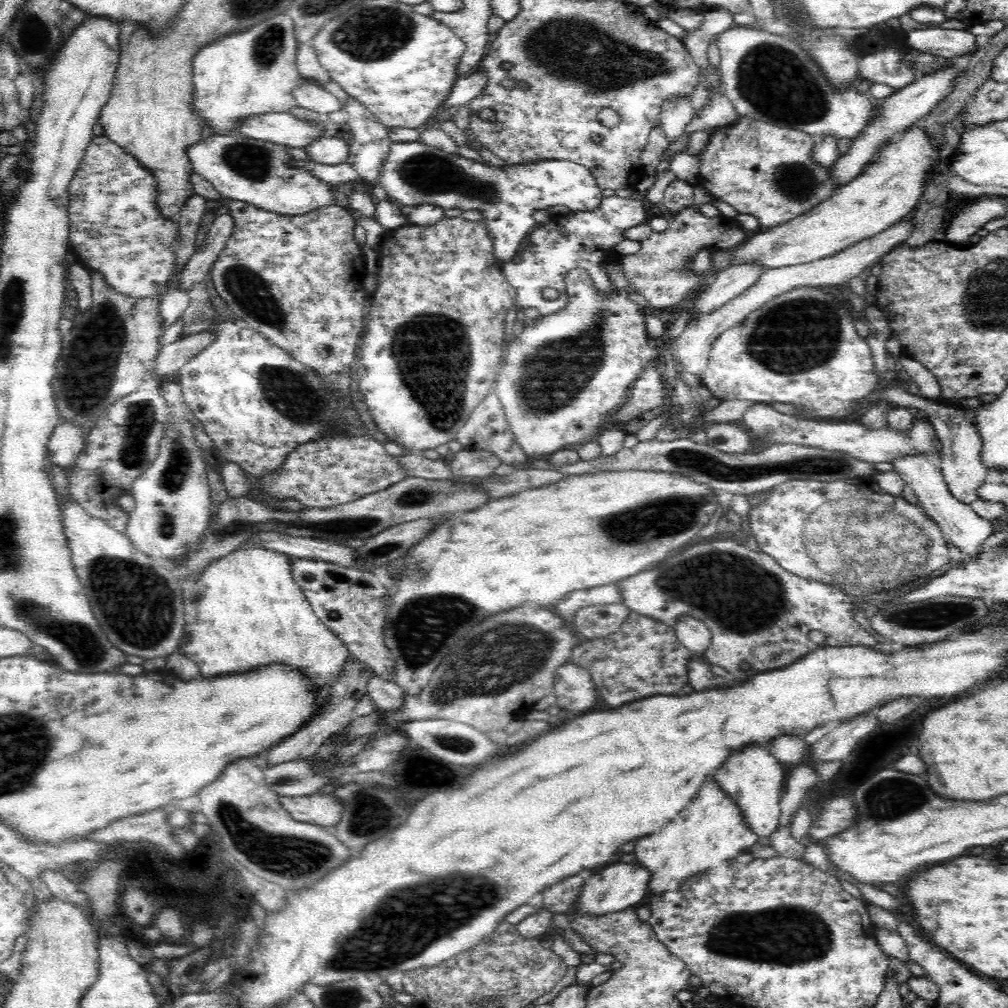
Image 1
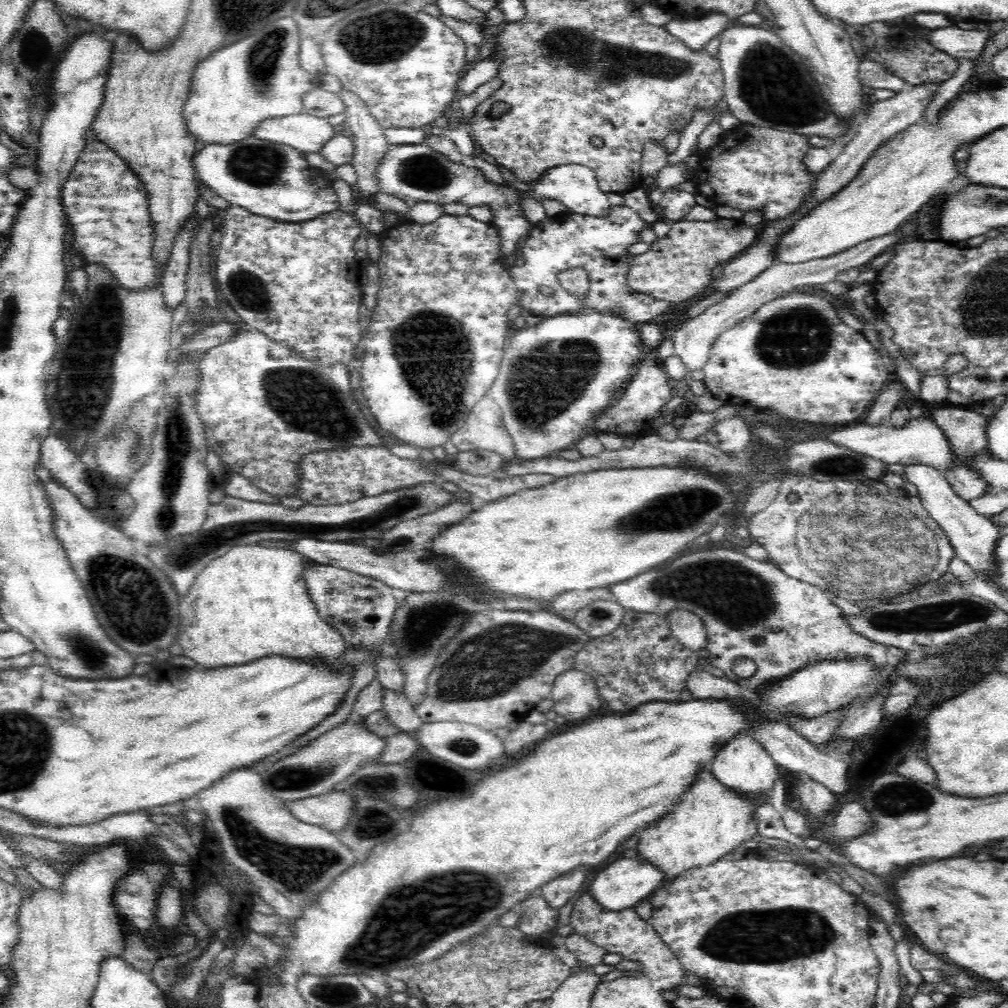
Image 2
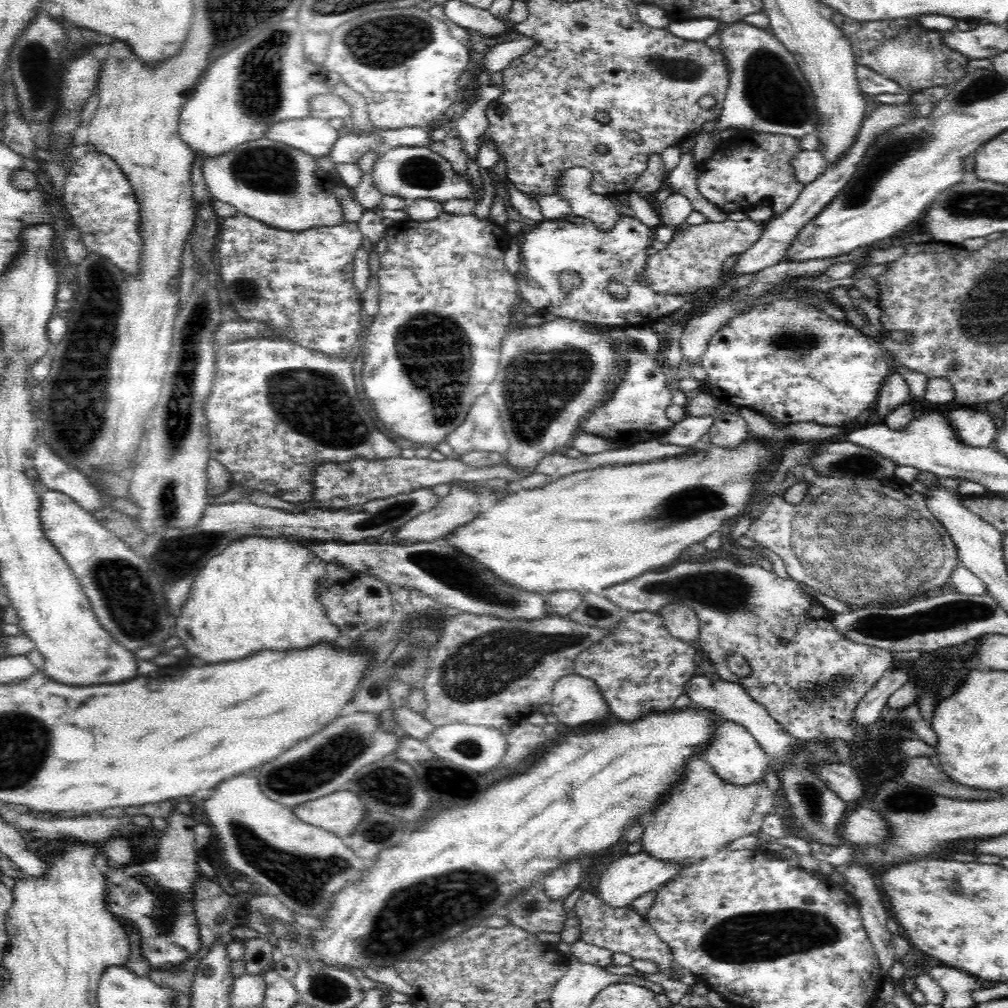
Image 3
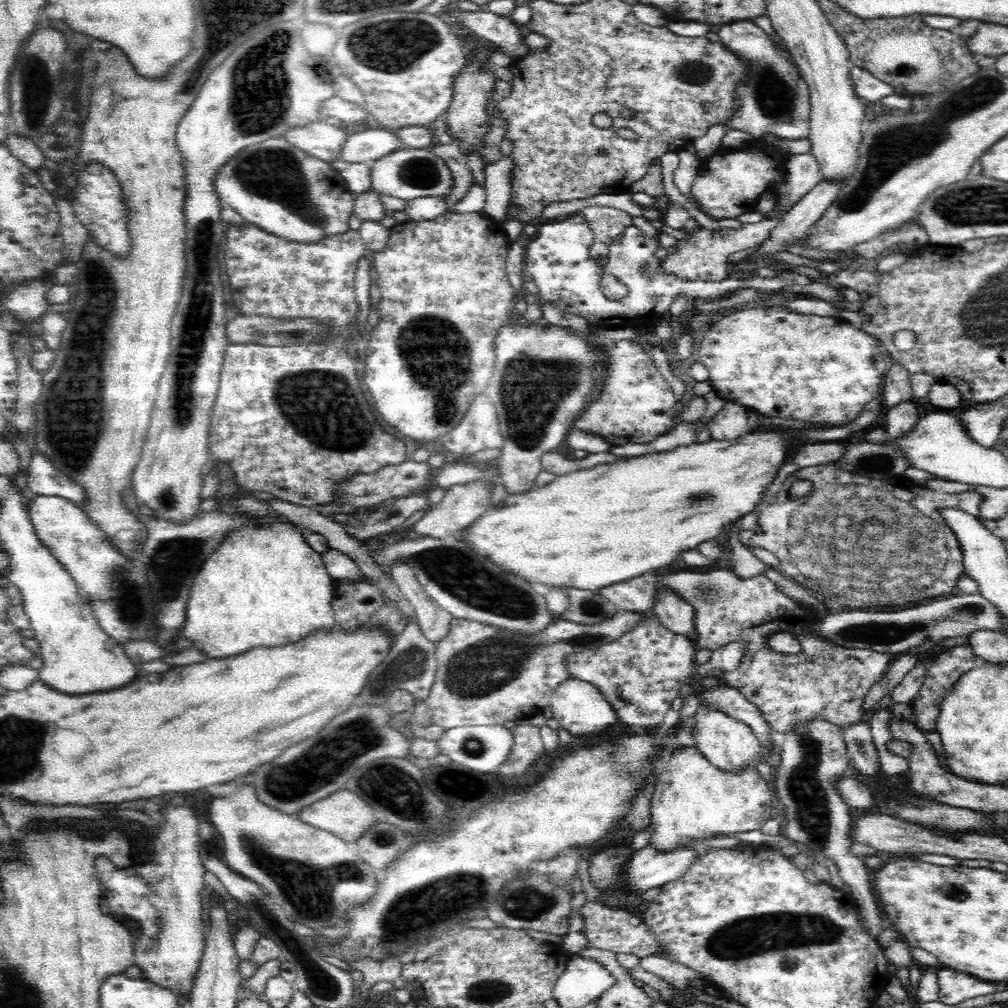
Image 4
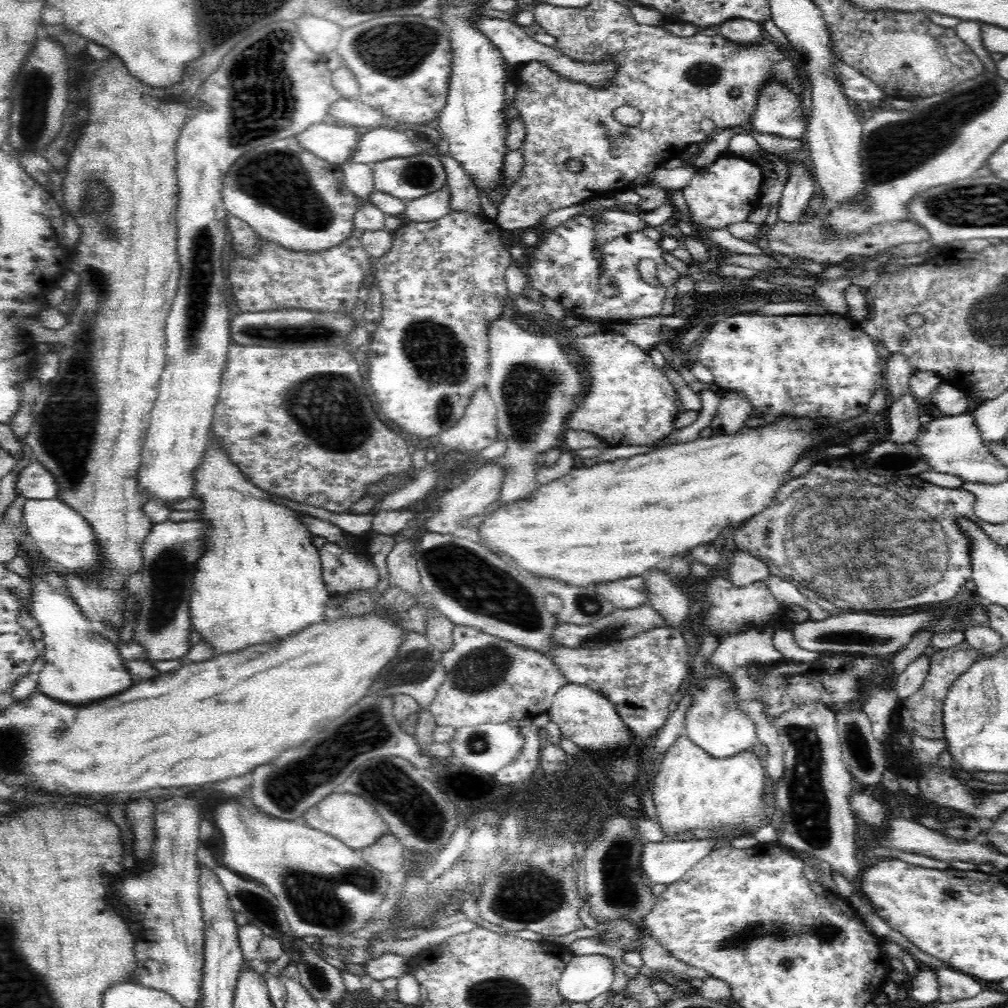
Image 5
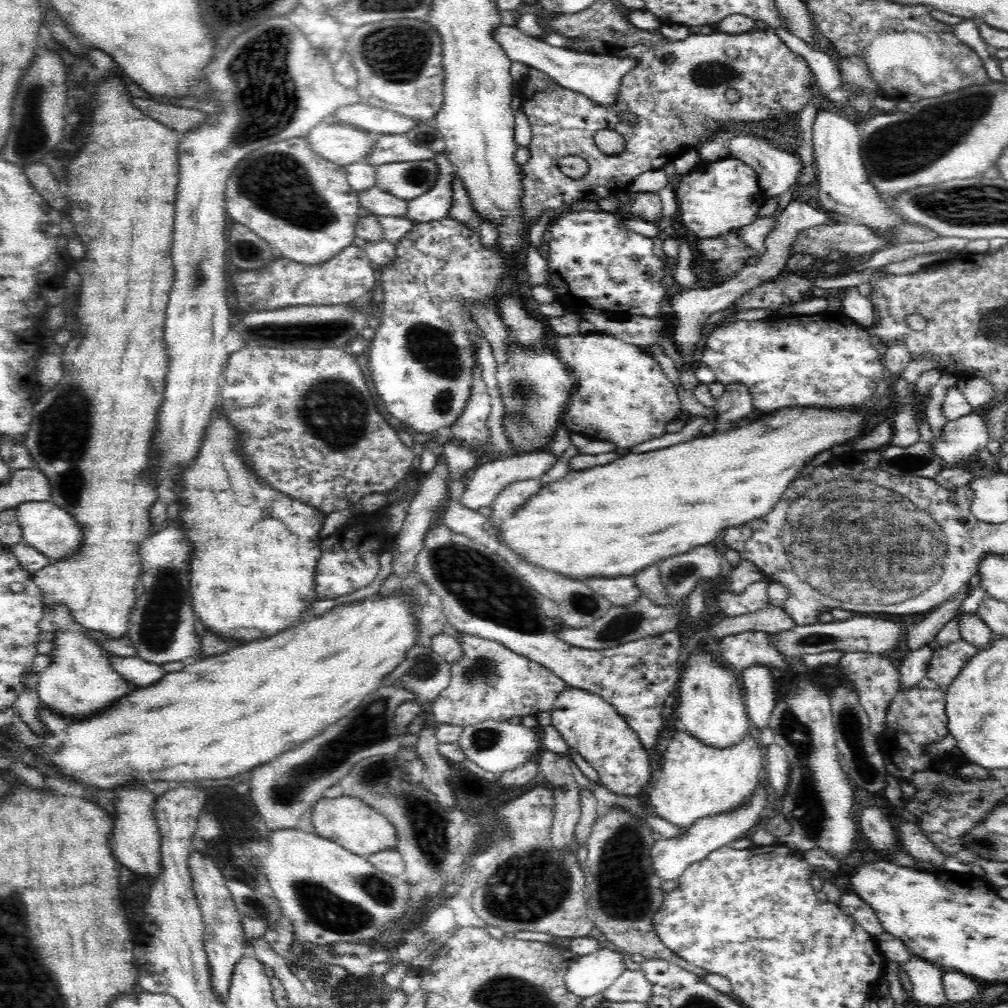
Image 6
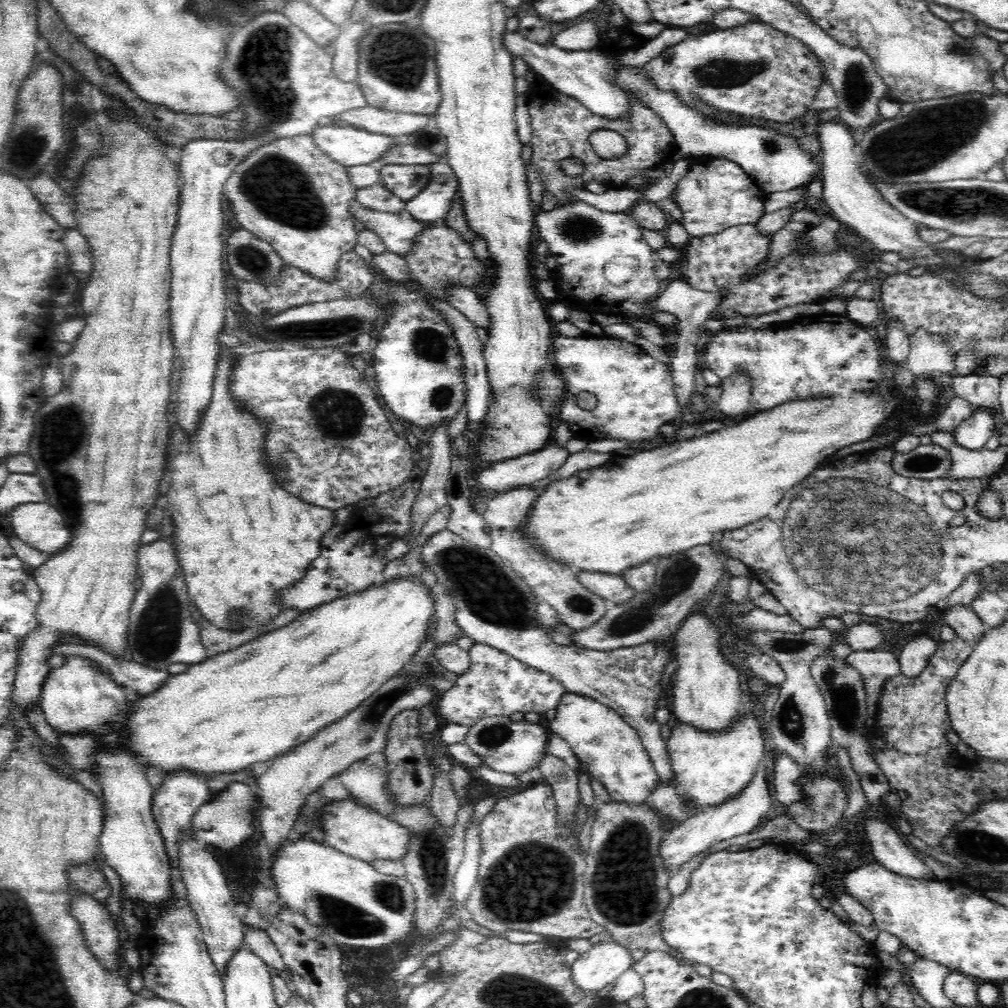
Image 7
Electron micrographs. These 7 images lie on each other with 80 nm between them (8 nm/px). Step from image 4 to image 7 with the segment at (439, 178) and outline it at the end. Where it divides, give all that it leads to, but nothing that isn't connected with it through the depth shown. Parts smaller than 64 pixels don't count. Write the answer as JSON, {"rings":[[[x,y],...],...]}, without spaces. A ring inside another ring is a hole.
{"rings":[[[388,164],[380,169],[380,178],[390,192],[407,201],[428,186],[430,168],[420,164]]]}

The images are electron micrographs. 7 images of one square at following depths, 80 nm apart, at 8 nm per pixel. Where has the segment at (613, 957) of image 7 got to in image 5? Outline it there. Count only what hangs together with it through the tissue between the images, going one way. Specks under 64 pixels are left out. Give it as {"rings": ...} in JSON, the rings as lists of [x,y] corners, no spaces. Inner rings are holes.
{"rings":[[[572,955],[558,982],[558,991],[569,1002],[587,1002],[610,992],[615,977],[610,957]]]}

